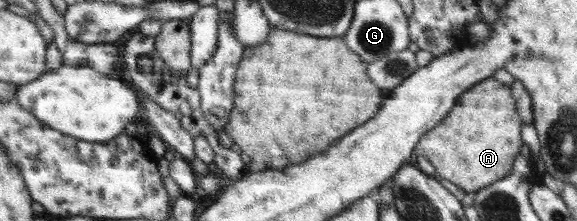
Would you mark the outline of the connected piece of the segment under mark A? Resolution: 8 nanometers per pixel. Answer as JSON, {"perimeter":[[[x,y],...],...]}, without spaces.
{"perimeter":[[[494,77],[473,86],[459,99],[445,120],[427,132],[417,144],[418,155],[424,156],[437,171],[437,176],[469,192],[502,181],[513,172],[513,160],[519,154],[521,120],[517,116],[511,91]]]}

